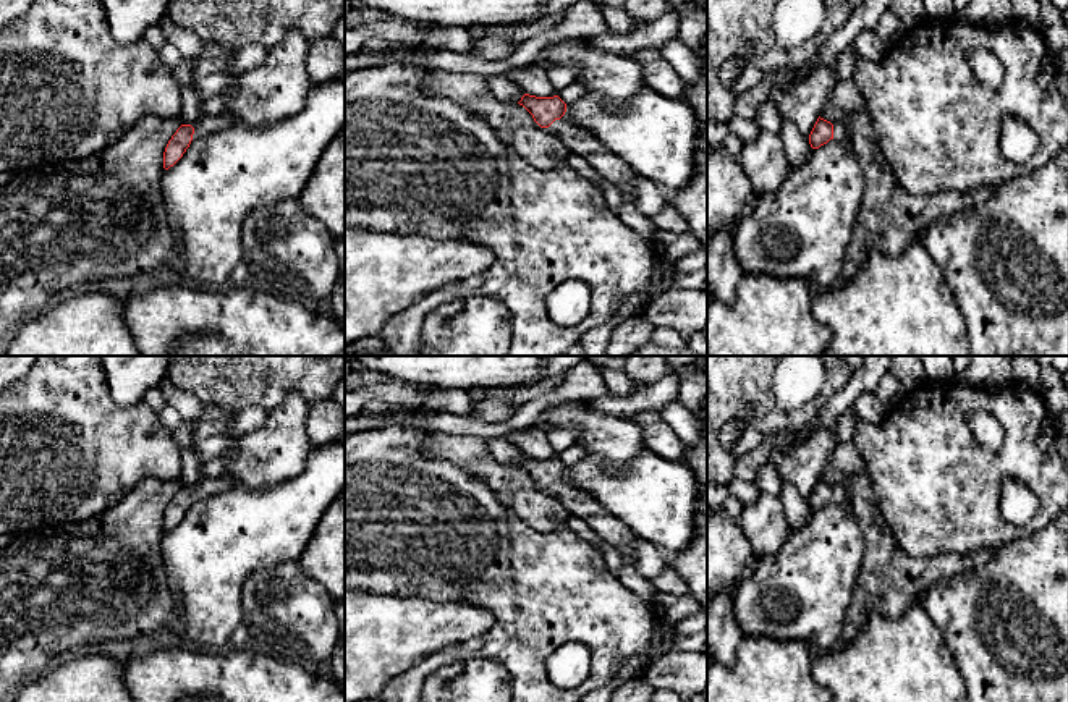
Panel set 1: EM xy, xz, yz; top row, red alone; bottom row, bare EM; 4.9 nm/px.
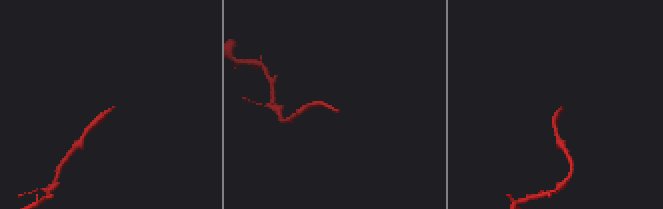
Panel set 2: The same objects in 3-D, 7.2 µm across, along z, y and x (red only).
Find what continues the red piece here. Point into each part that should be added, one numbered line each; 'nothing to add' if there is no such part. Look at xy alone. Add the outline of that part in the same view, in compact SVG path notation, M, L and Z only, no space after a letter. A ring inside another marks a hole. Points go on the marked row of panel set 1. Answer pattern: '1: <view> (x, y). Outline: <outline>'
1: xy (207, 125). Outline: M227 110L215 115L215 116L202 116L199 121L191 125L194 128L193 141L218 133L230 126L236 125L235 116L230 115Z

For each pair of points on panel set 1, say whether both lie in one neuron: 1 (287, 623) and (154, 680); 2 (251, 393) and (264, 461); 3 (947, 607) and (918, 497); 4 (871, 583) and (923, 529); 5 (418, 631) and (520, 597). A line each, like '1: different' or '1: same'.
1: different
2: different
3: different
4: different
5: different

